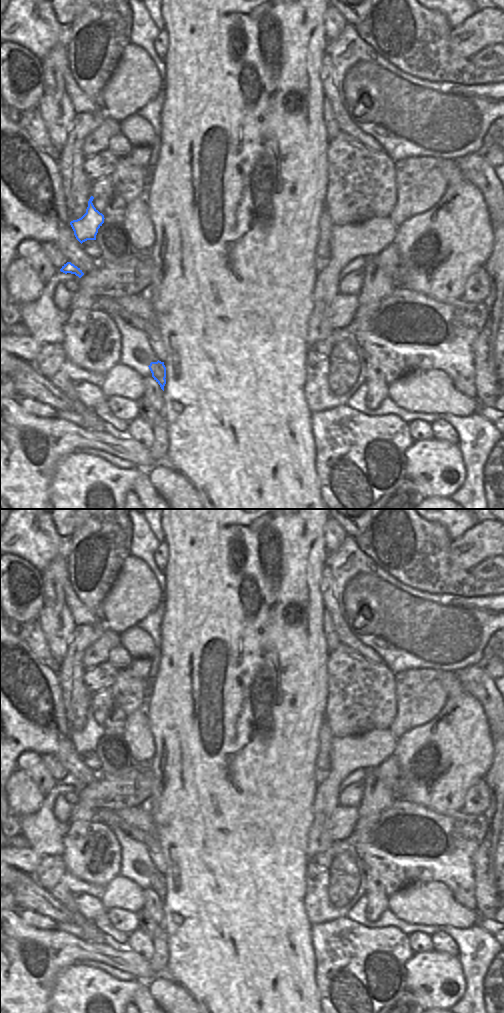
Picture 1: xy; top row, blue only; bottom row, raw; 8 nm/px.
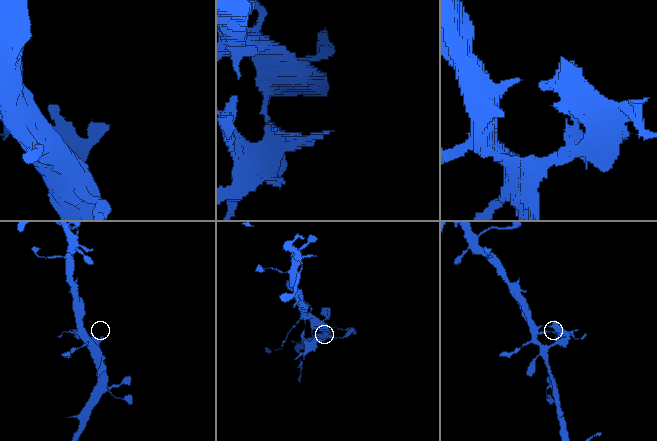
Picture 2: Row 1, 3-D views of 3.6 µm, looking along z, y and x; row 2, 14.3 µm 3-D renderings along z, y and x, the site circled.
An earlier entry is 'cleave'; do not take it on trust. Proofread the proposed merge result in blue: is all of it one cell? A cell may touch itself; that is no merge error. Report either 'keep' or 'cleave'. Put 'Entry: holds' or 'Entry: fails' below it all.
cleave
Entry: holds

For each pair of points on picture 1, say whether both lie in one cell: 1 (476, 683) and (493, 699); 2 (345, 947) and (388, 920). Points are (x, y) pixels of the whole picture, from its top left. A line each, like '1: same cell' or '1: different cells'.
1: same cell
2: different cells

